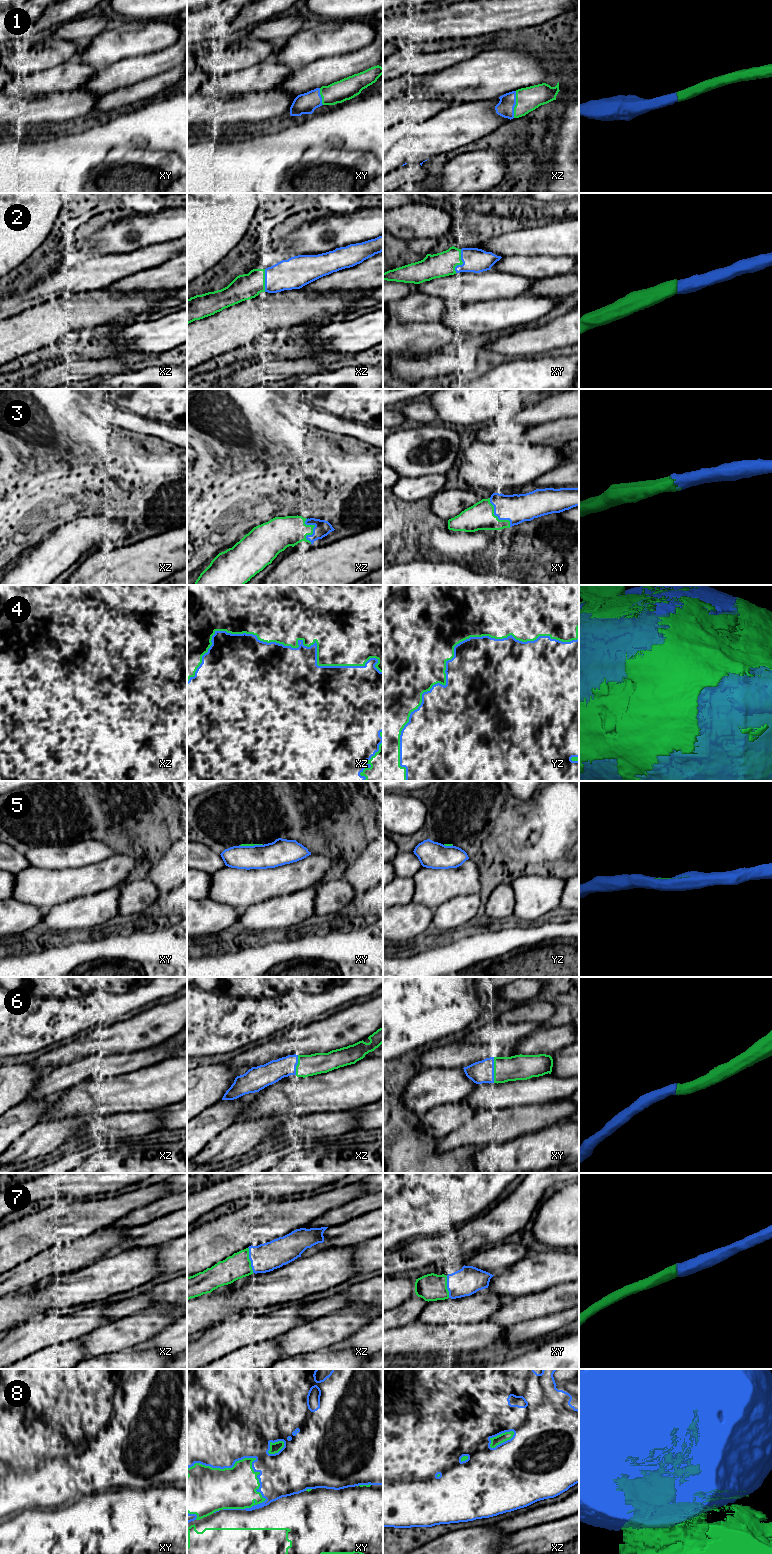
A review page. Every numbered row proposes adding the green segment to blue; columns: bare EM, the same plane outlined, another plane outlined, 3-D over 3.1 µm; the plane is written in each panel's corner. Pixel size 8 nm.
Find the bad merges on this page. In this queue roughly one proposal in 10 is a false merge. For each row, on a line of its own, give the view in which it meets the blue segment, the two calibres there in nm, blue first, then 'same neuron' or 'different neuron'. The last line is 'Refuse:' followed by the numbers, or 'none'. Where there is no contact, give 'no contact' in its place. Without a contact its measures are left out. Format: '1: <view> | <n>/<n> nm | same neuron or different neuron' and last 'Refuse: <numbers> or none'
1: xz | 140/190 nm | same neuron
2: xy | 190/190 nm | same neuron
3: xy | 220/220 nm | same neuron
4: yz | 500/460 nm | same neuron
5: xy | 200/20 nm | same neuron
6: xy | 180/200 nm | same neuron
7: xz | 220/200 nm | same neuron
8: xy | 500/340 nm | different neuron
Refuse: 8

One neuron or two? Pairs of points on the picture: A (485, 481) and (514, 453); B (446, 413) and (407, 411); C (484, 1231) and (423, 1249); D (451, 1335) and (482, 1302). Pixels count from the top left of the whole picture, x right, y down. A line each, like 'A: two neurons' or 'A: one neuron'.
A: one neuron
B: two neurons
C: one neuron
D: two neurons

